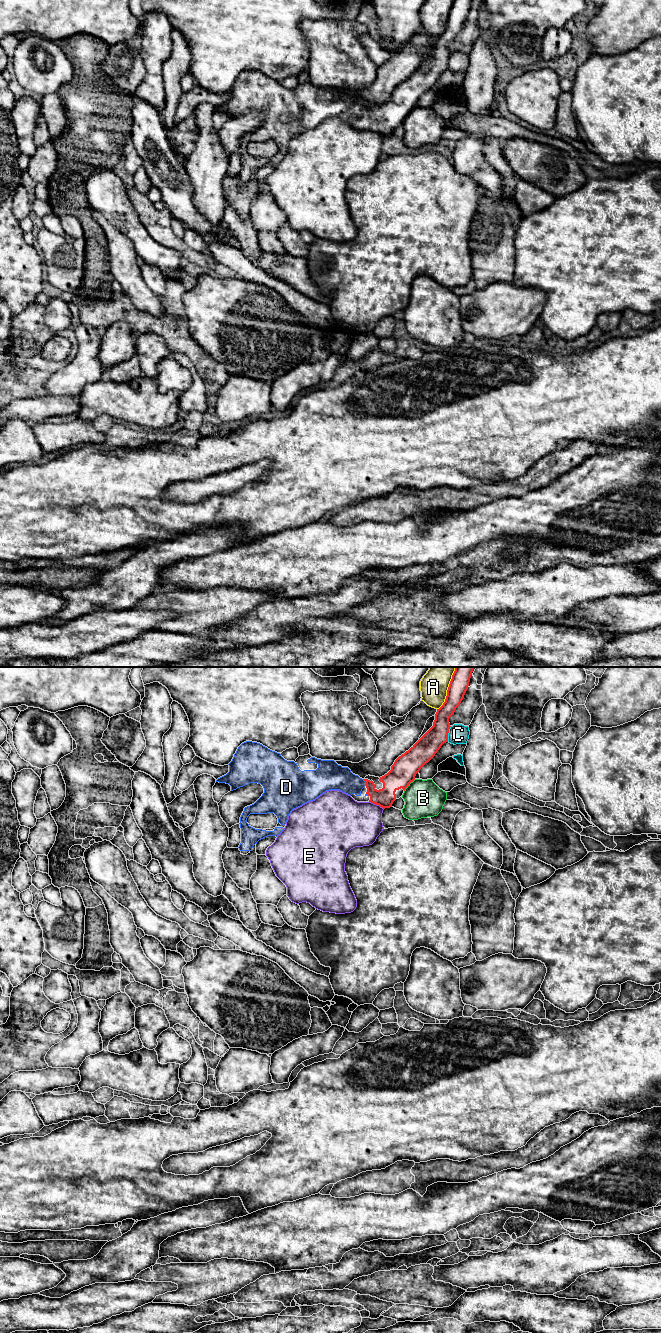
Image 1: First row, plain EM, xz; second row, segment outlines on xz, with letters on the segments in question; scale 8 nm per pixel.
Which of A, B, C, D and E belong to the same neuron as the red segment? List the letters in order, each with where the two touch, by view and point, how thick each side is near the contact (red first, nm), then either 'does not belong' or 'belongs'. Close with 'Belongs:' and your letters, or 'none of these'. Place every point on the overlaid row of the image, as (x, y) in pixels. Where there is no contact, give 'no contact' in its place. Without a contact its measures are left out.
A: xz (448, 688) | 150/220 nm | does not belong
B: xz (408, 785) | 200/300 nm | does not belong
C: xz (447, 734) | 180/160 nm | does not belong
D: xz (365, 781) | 170/200 nm | belongs
E: xz (376, 804) | 160/380 nm | does not belong
Belongs: D

